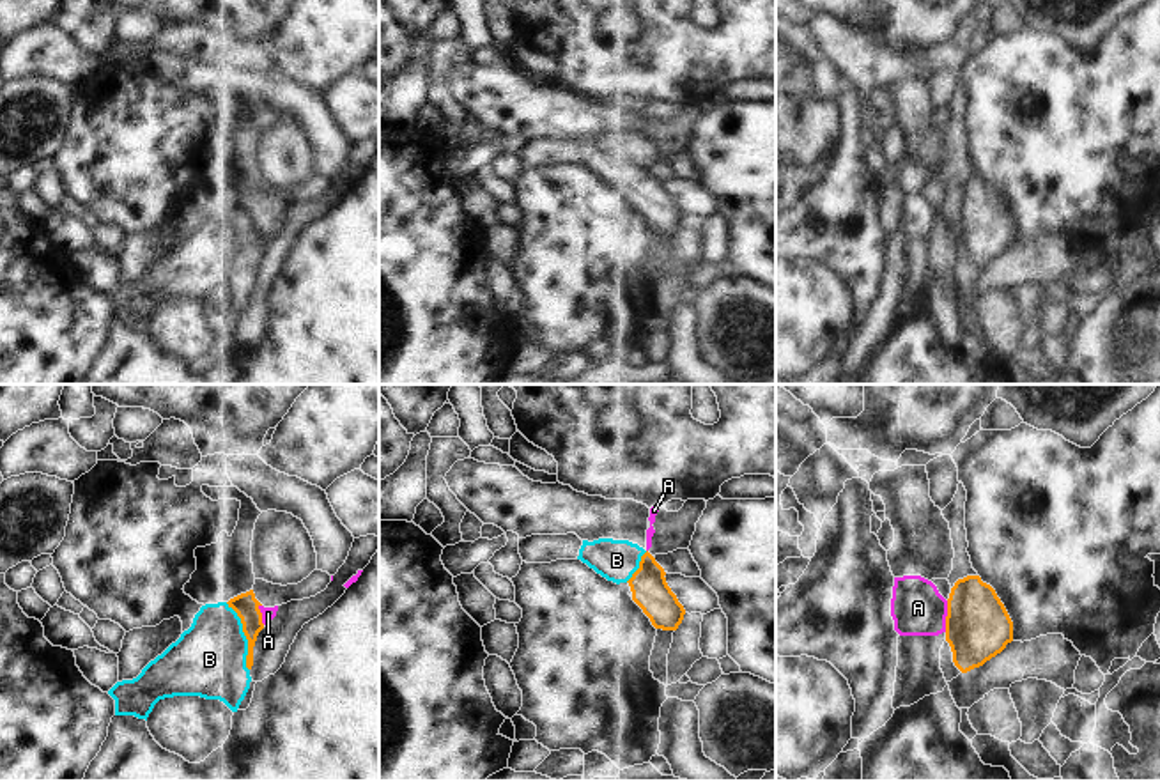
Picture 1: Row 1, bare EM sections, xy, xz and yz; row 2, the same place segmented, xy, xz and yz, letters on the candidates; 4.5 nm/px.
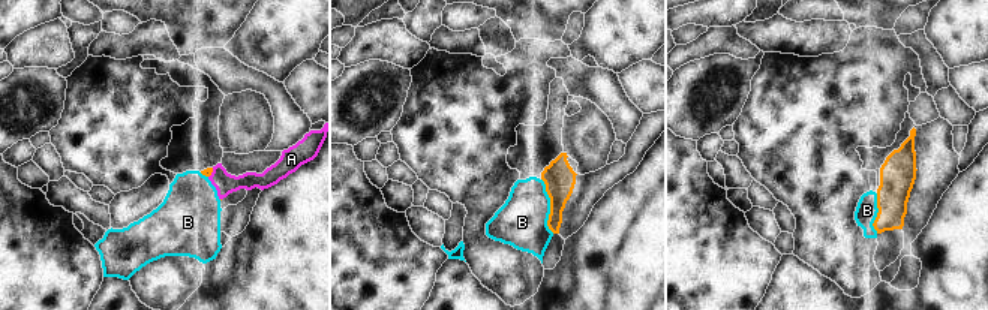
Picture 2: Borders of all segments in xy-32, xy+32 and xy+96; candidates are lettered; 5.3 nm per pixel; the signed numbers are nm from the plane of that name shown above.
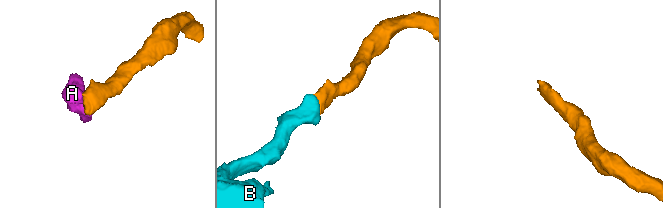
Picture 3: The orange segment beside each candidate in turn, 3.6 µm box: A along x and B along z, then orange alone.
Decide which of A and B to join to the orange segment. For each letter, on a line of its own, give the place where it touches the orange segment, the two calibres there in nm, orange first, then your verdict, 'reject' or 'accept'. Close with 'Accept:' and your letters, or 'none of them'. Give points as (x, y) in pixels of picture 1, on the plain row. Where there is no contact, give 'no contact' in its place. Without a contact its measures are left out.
A: yz (946, 220) | 300/240 nm | reject
B: xy (245, 238) | 110/340 nm | accept
Accept: B

